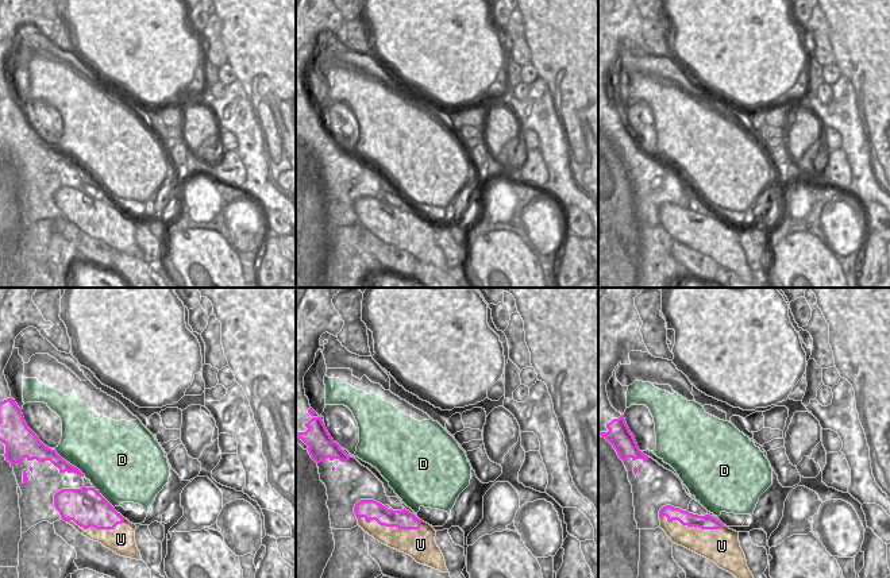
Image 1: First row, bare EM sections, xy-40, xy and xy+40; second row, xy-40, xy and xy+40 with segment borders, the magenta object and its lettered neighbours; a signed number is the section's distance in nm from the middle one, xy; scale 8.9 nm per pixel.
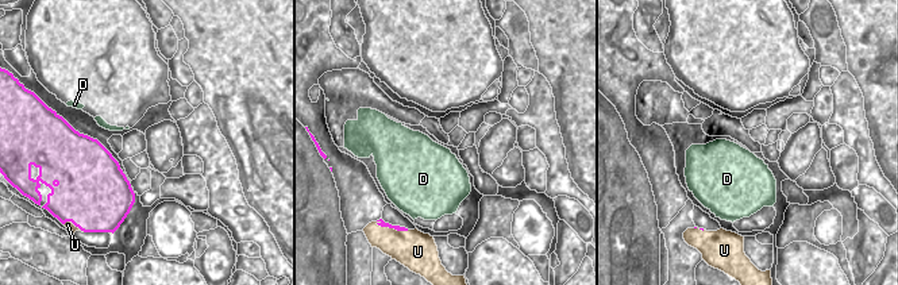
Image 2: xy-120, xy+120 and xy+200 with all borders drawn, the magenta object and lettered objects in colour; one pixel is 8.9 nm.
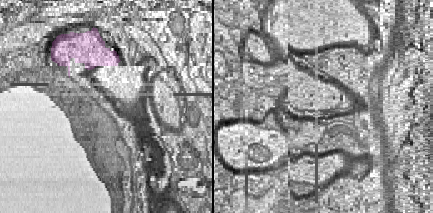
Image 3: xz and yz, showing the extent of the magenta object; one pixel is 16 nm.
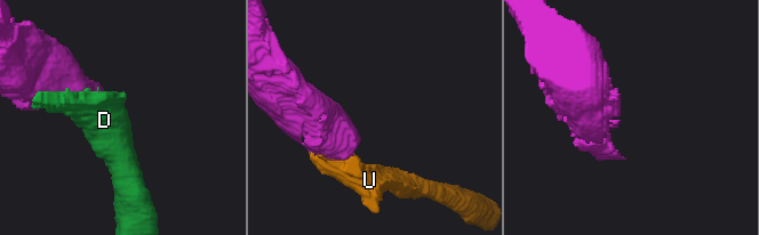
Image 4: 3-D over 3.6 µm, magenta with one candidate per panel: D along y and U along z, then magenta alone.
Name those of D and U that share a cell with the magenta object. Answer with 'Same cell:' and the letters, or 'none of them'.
Same cell: D

